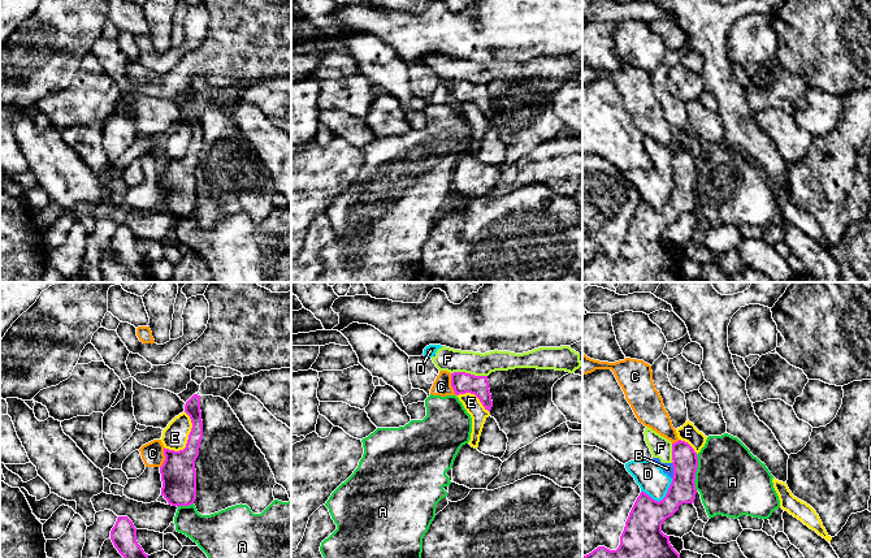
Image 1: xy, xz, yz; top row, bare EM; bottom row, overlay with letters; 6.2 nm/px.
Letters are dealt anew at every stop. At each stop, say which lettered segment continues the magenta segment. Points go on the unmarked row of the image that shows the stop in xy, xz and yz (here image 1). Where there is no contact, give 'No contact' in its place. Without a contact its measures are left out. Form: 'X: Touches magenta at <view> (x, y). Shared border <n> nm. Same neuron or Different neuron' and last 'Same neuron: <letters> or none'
A: Touches magenta at yz (696, 180). Shared border 220 nm. Different neuron
B: Touches magenta at yz (674, 180). Shared border 100 nm. Different neuron
C: Touches magenta at xz (451, 92). Shared border 140 nm. Different neuron
D: Touches magenta at yz (662, 208). Shared border 220 nm. Different neuron
E: Touches magenta at xy (189, 147). Shared border 260 nm. Different neuron
F: Touches magenta at xz (469, 82). Shared border 220 nm. Different neuron
Same neuron: none

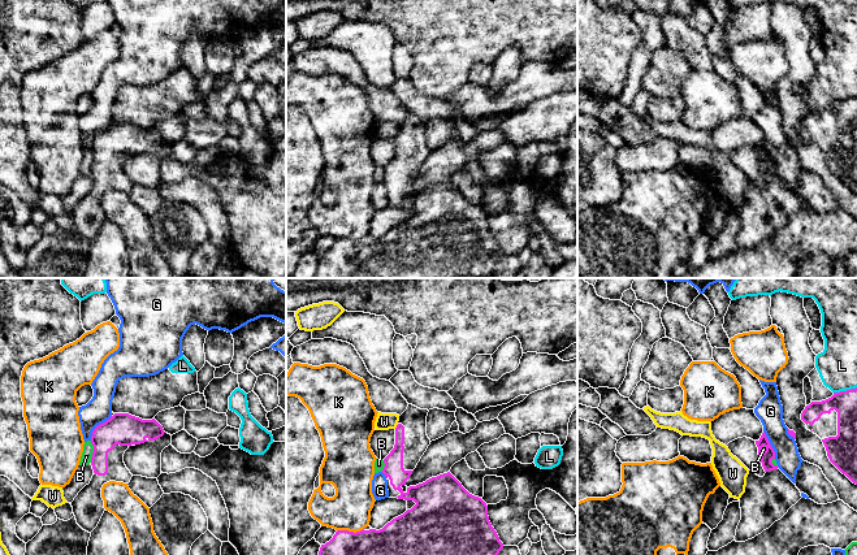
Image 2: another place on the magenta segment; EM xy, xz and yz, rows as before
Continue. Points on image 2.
B: Touches magenta at xy (94, 160). Shared border 140 nm. Different neuron
G: Touches magenta at xy (98, 134). Shared border 200 nm. Different neuron
K: Touches magenta at xz (350, 241). Shared border 170 nm. Different neuron
L: Touches magenta at yz (844, 100). Shared border 150 nm. Different neuron
W: Touches magenta at xz (397, 135). Shared border 40 nm. Different neuron
Same neuron: none

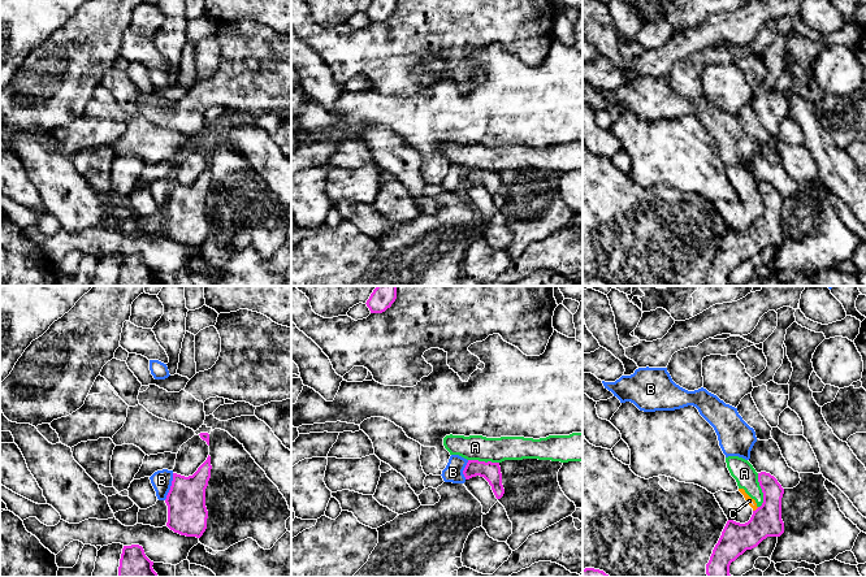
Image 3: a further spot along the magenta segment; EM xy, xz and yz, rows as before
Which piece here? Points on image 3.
A: Touches magenta at yz (762, 199). Shared border 220 nm. Different neuron
B: Touches magenta at xy (170, 195). Shared border 180 nm. Different neuron
C: Touches magenta at yz (757, 217). Shared border 50 nm. Different neuron
Same neuron: none

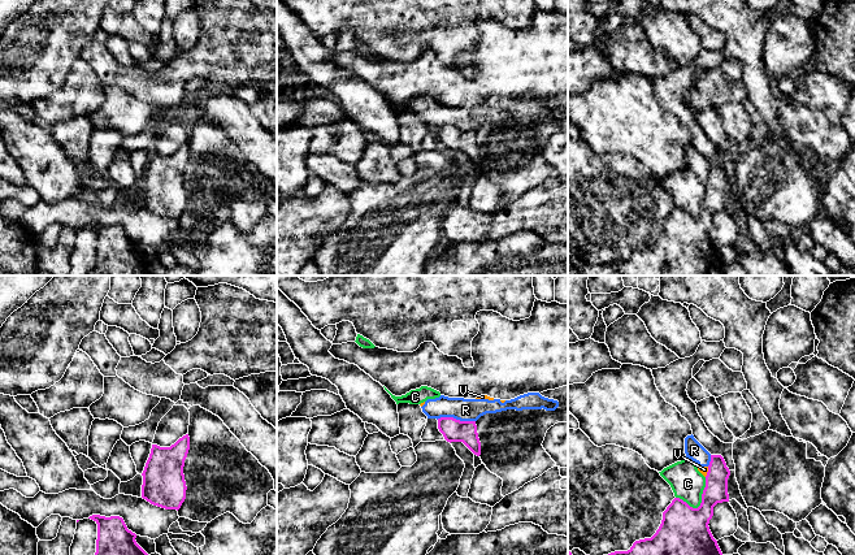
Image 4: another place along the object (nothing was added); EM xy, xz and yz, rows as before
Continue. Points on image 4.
C: Touches magenta at yz (701, 212). Shared border 240 nm. Different neuron
R: Touches magenta at xz (455, 128). Shared border 240 nm. Different neuron
V: Touches magenta at yz (707, 181). Shared border 70 nm. Different neuron
Same neuron: none

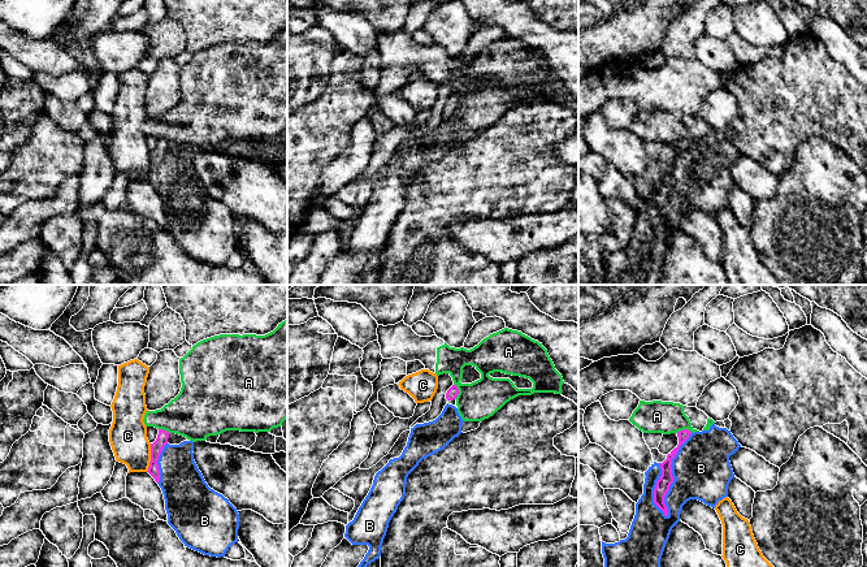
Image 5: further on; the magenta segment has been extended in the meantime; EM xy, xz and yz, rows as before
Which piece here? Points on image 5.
A: Touches magenta at xz (458, 100). Shared border 100 nm. Different neuron
B: Touches magenta at yz (671, 184). Shared border 550 nm. Different neuron
C: Touches magenta at xy (151, 167). Shared border 180 nm. Different neuron
Same neuron: none

